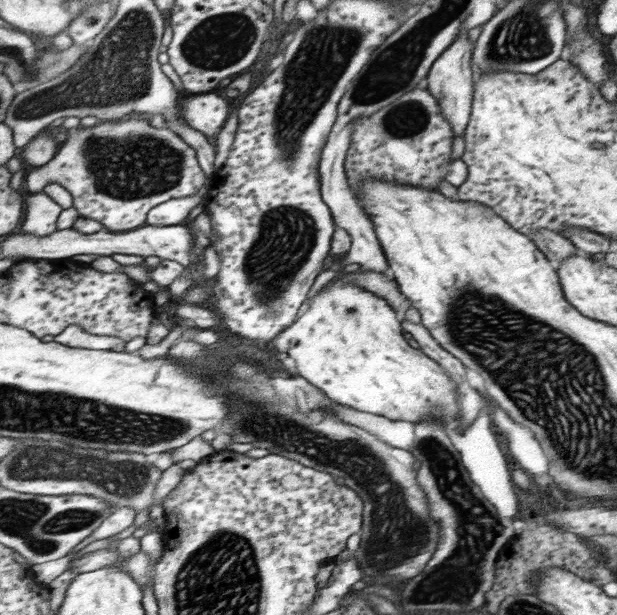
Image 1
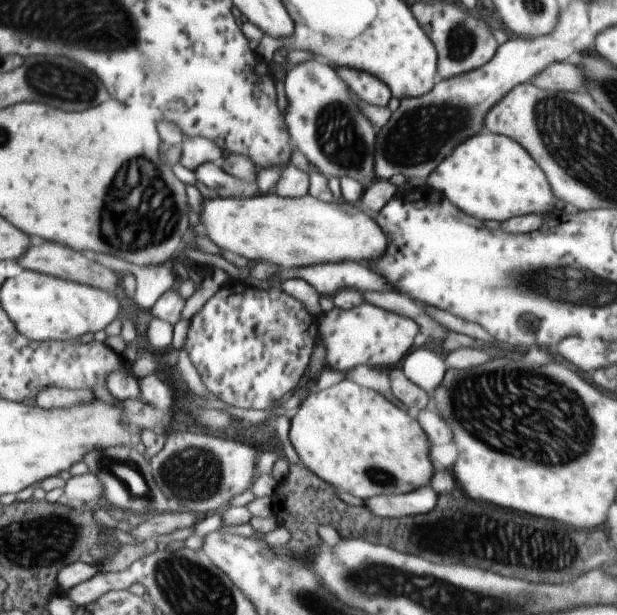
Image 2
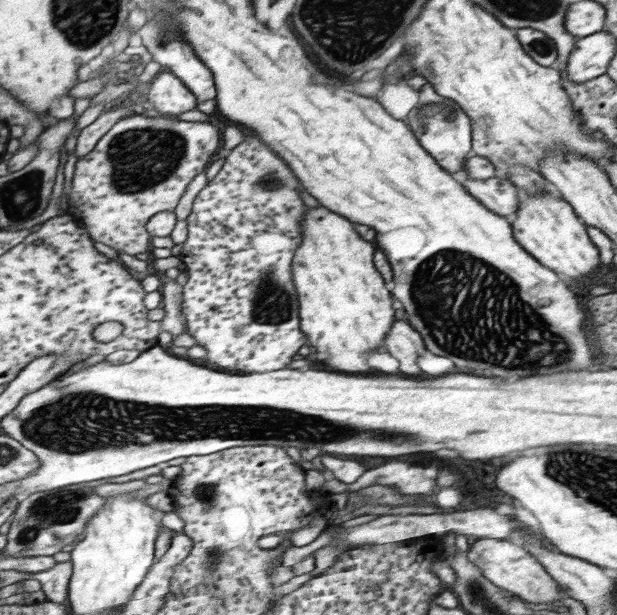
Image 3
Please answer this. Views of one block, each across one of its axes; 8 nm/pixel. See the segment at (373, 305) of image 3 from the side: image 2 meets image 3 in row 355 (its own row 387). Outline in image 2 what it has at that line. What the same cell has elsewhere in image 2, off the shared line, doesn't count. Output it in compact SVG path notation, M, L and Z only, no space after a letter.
M351 380L309 392L291 418L287 436L298 462L314 476L361 499L399 495L429 485L429 476L437 466L429 464L427 440L409 414Z

